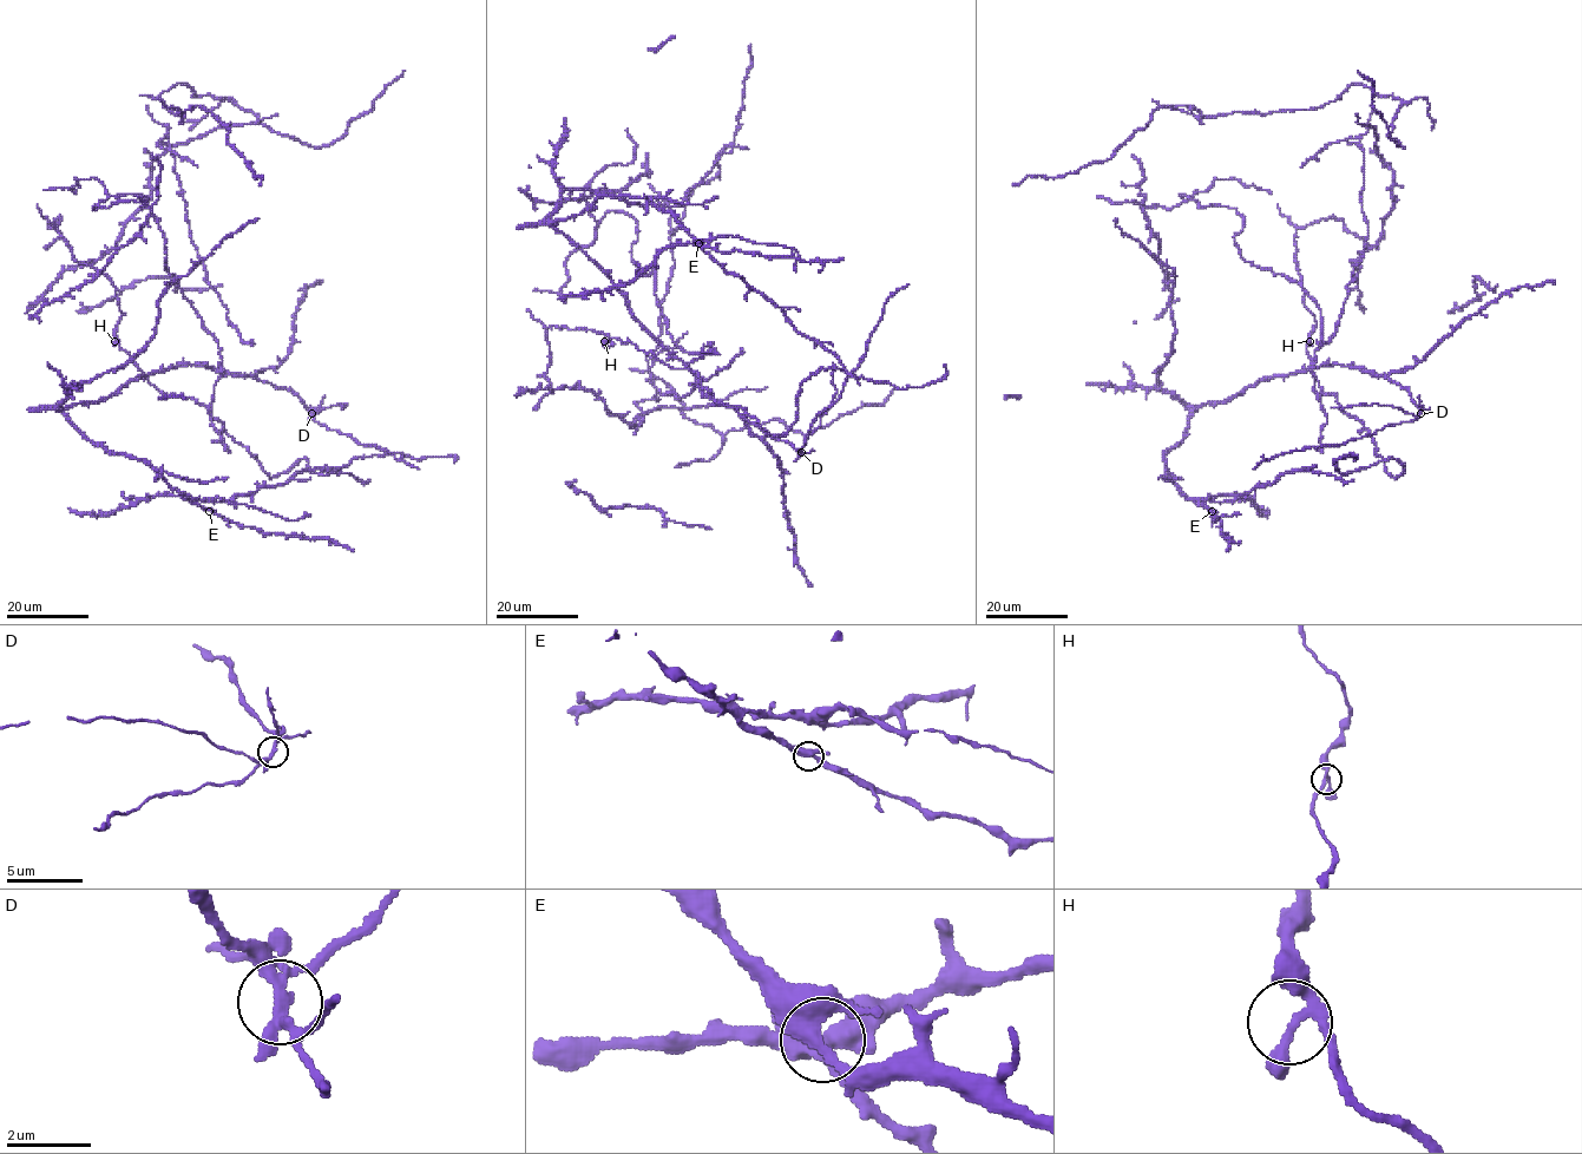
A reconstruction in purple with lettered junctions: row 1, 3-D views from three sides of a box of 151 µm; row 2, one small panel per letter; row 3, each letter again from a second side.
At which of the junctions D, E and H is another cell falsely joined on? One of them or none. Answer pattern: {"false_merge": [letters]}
{"false_merge": ["D"]}

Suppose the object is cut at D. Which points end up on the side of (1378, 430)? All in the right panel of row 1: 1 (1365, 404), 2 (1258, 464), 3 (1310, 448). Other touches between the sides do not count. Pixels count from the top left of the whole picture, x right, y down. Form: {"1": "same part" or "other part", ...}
{"1": "same part", "2": "same part", "3": "same part"}

